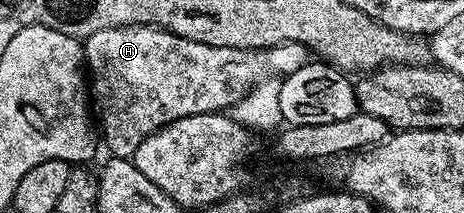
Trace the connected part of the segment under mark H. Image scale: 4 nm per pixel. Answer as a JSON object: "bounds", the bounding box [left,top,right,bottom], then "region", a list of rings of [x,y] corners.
{"bounds":[84,27,308,159],"region":[[[117,27],[100,29],[84,40],[84,67],[88,72],[88,91],[100,128],[100,139],[116,159],[134,156],[140,141],[161,127],[166,127],[182,117],[203,115],[209,111],[219,113],[232,109],[258,84],[271,77],[285,77],[305,67],[308,52],[299,43],[281,43],[275,47],[261,47],[258,51],[241,51],[209,47],[200,41],[188,41],[163,27]]]}

